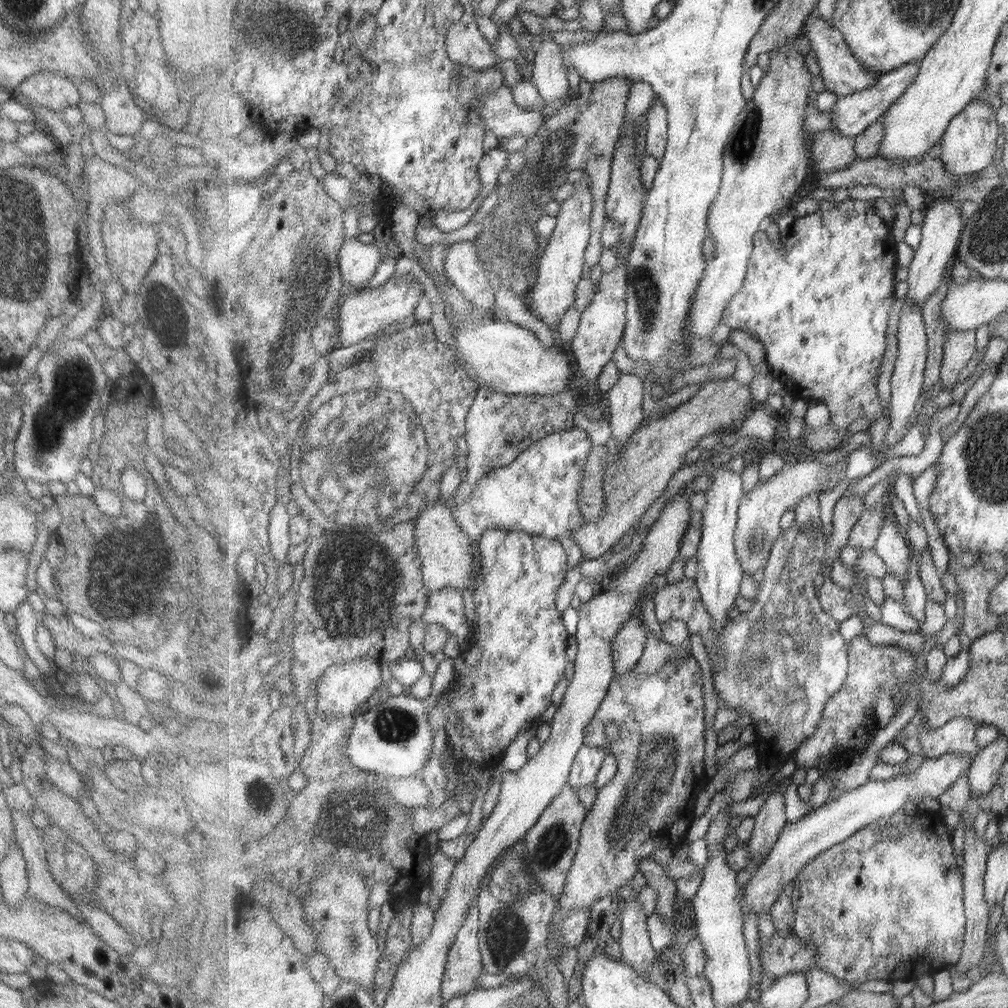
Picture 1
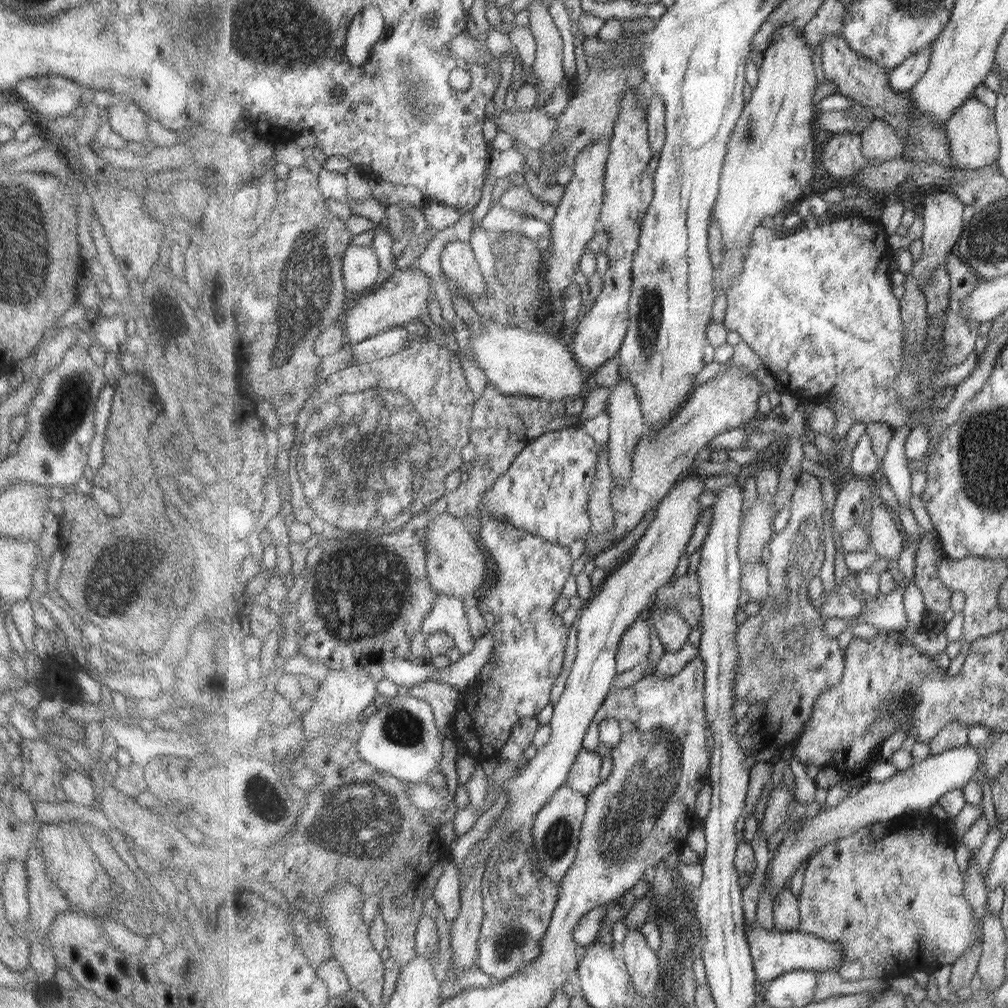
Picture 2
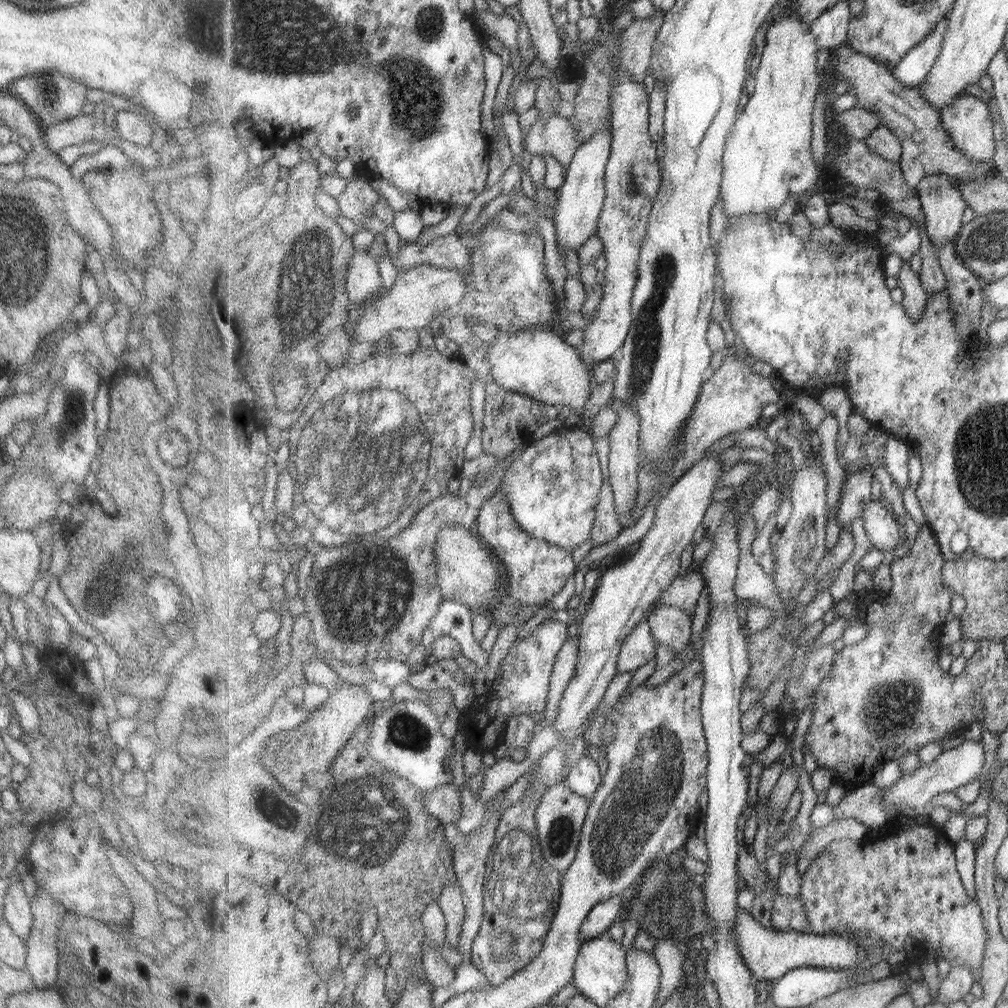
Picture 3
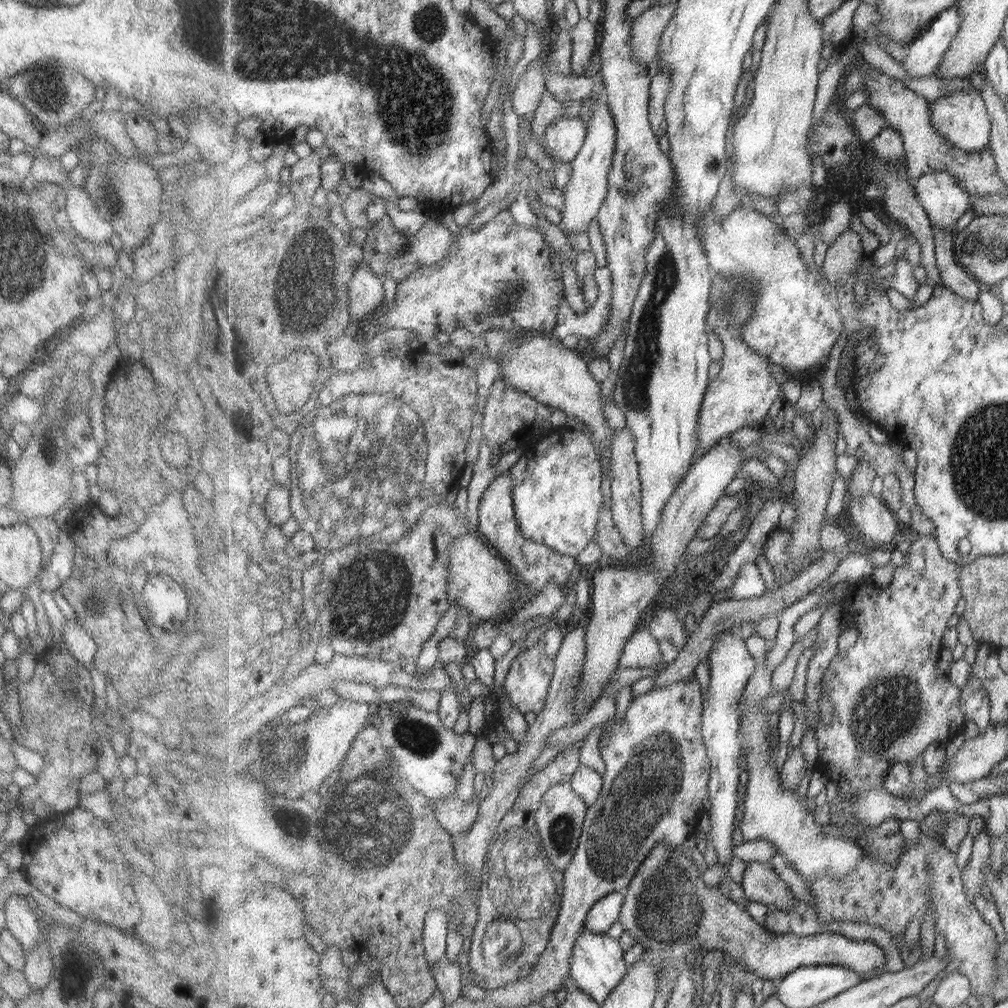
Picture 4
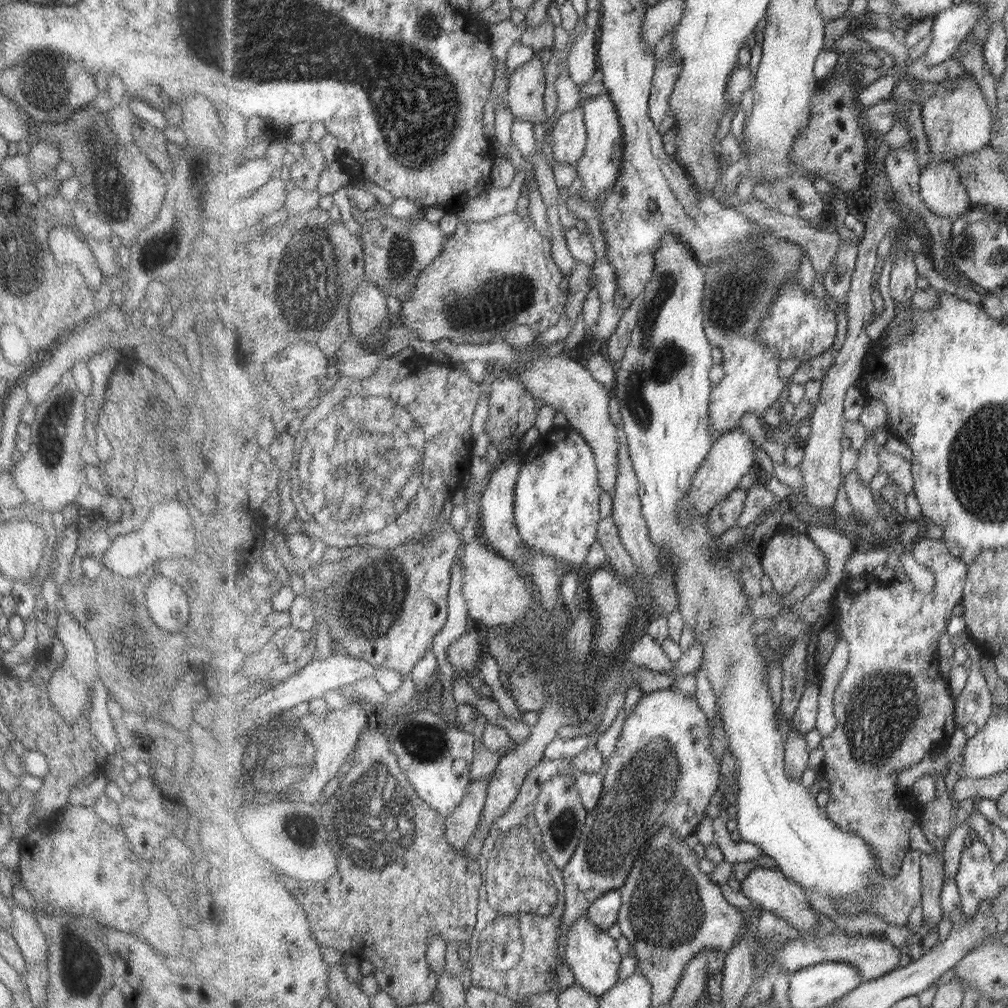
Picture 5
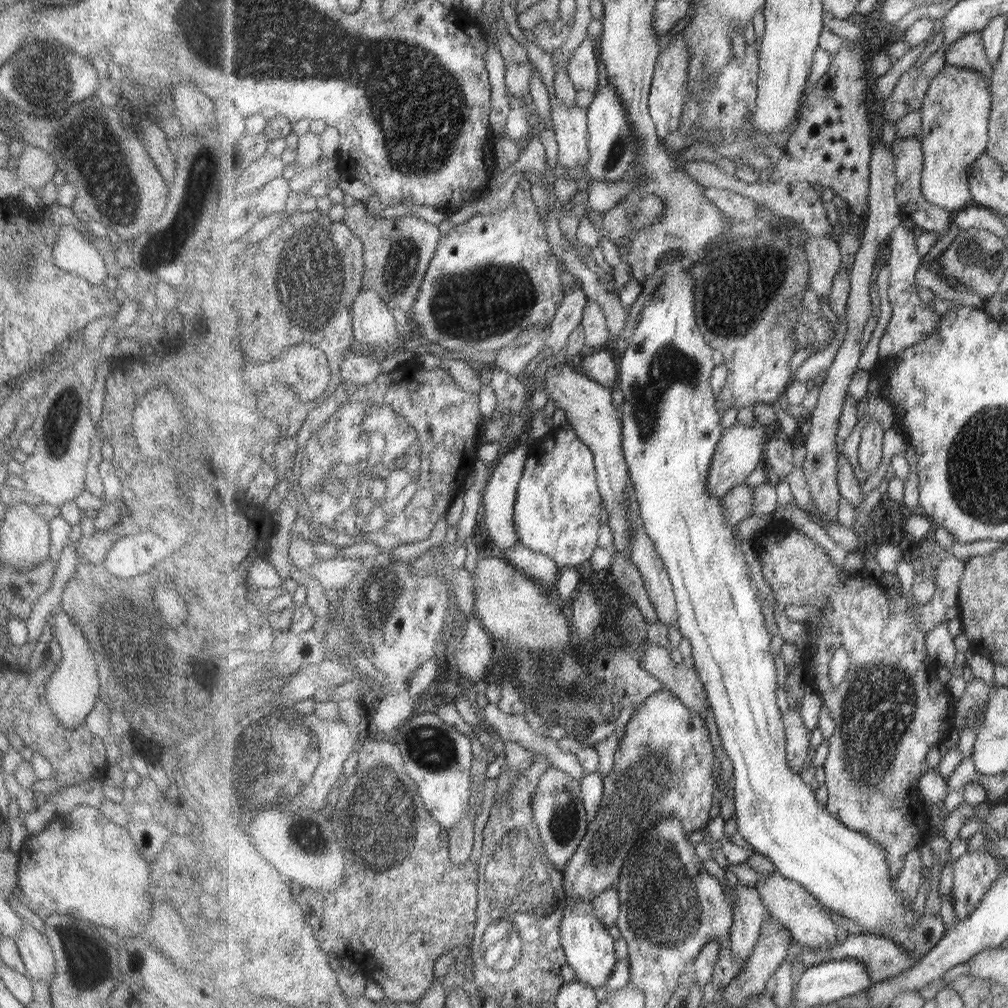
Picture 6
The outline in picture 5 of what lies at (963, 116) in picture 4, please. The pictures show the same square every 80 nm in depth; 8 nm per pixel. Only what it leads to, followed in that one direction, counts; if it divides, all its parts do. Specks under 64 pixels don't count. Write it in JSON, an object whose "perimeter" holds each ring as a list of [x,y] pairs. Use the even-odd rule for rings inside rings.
{"perimeter":[[[972,76],[961,77],[961,81],[956,82],[955,86],[948,81],[940,82],[936,91],[921,103],[932,159],[922,170],[920,193],[926,205],[937,215],[959,220],[974,206],[954,160],[958,156],[973,154],[991,145],[994,114],[981,85]]]}

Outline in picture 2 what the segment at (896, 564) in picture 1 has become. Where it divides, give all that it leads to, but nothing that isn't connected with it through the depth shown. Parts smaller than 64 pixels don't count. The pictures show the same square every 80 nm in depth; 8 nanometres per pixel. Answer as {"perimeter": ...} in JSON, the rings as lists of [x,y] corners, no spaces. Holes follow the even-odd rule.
{"perimeter":[[[886,504],[871,508],[872,516],[869,521],[871,550],[879,558],[900,558],[903,548],[907,546],[908,537],[904,533],[896,514]]]}

